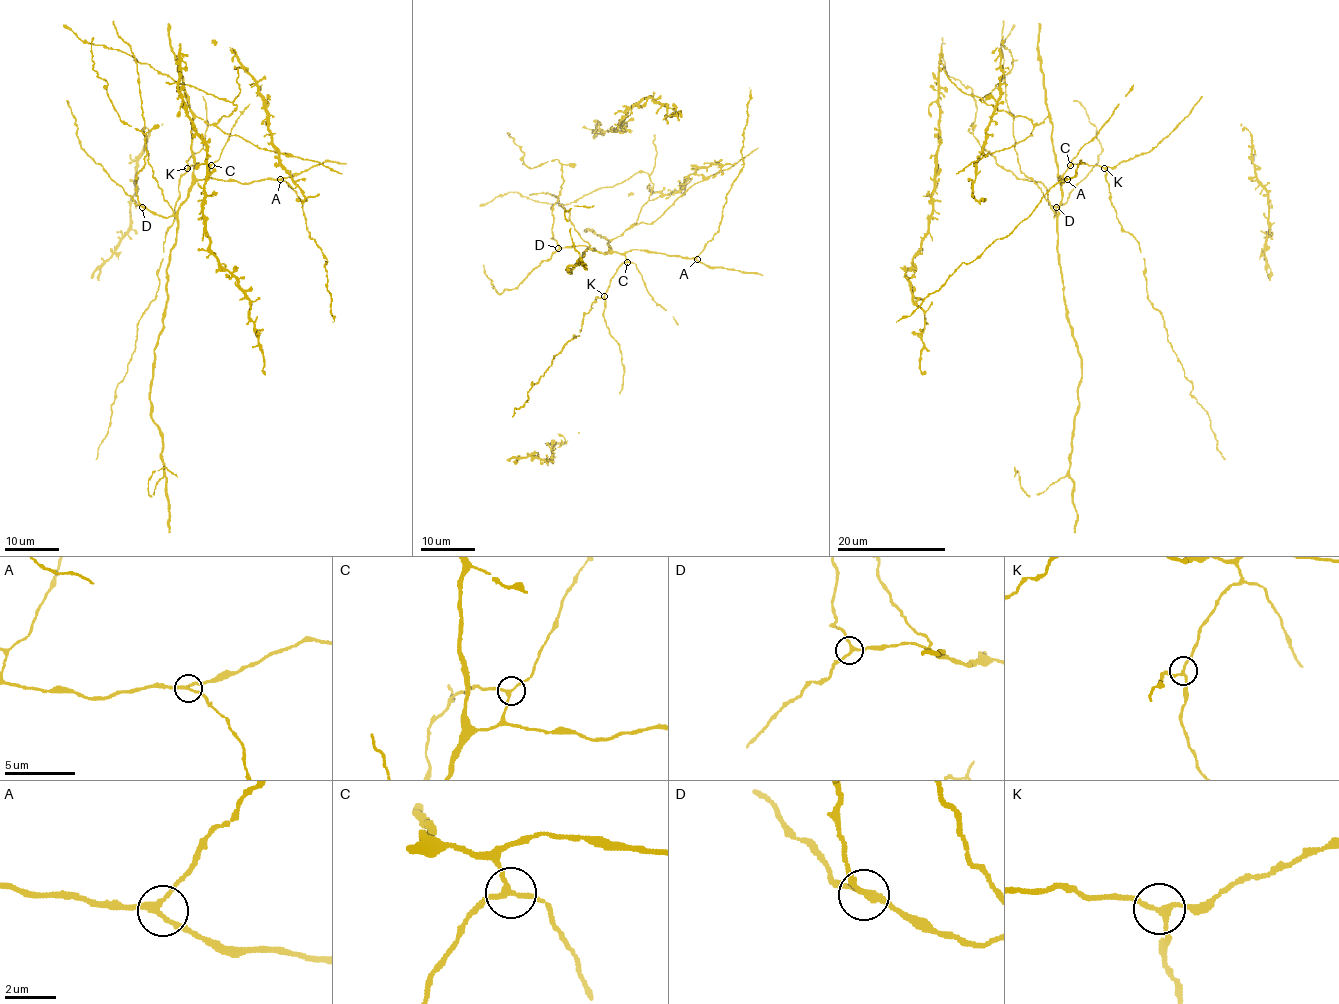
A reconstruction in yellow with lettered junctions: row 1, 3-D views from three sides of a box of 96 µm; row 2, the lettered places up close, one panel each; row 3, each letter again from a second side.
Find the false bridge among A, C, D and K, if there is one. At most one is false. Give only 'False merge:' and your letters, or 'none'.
False merge: none

